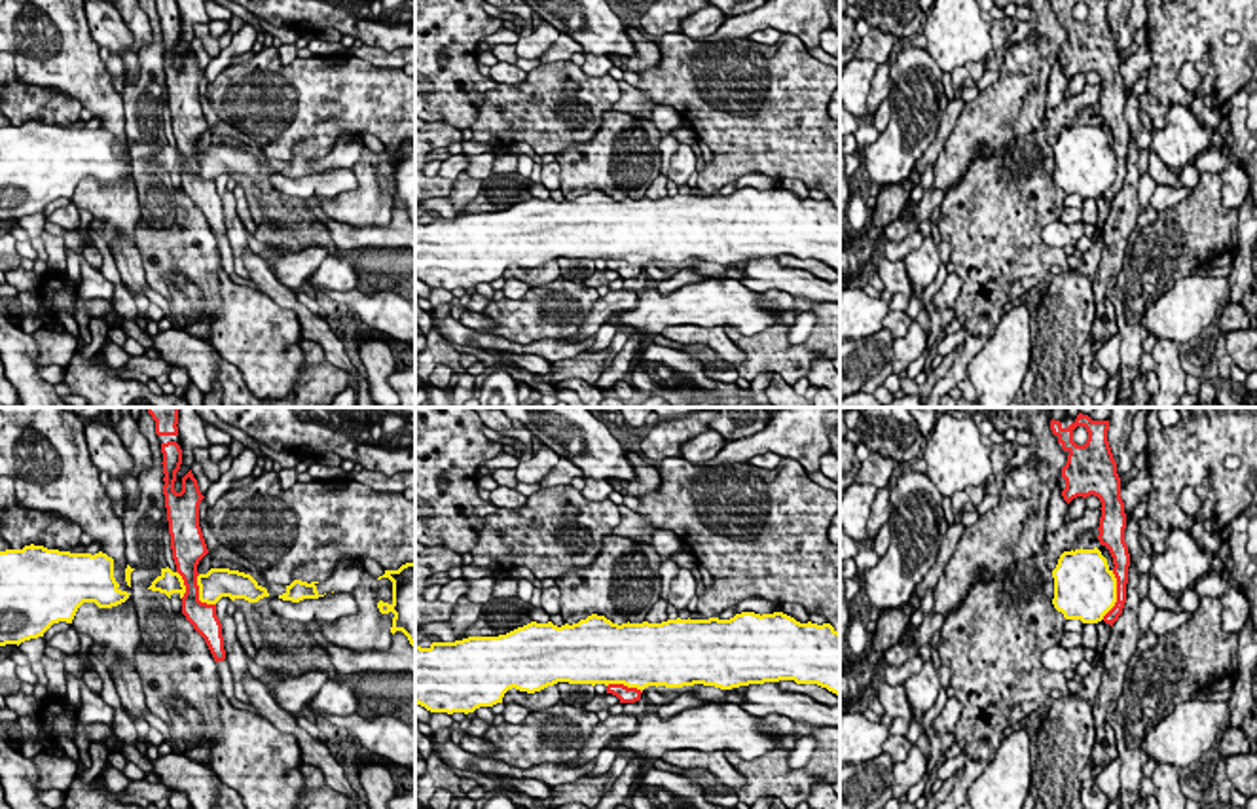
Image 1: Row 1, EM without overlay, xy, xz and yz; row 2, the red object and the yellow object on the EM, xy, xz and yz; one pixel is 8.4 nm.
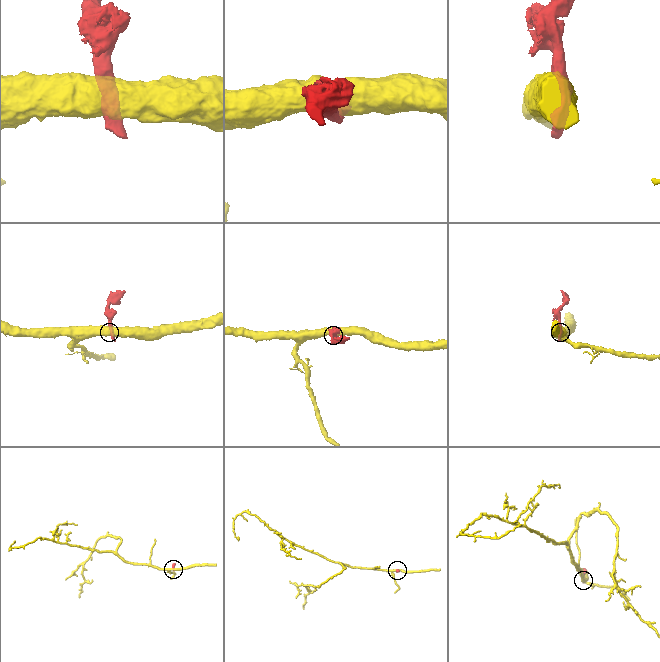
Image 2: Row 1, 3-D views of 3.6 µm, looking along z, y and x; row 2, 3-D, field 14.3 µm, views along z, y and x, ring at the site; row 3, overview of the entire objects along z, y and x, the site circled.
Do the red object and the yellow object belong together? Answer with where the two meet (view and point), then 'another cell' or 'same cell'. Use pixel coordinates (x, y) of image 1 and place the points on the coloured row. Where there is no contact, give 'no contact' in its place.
contact yz (1117, 595); another cell

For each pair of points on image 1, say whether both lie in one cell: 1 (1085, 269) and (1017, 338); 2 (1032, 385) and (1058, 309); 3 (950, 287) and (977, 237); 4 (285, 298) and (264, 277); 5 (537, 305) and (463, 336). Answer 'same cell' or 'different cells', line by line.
1: different cells
2: same cell
3: different cells
4: same cell
5: different cells

